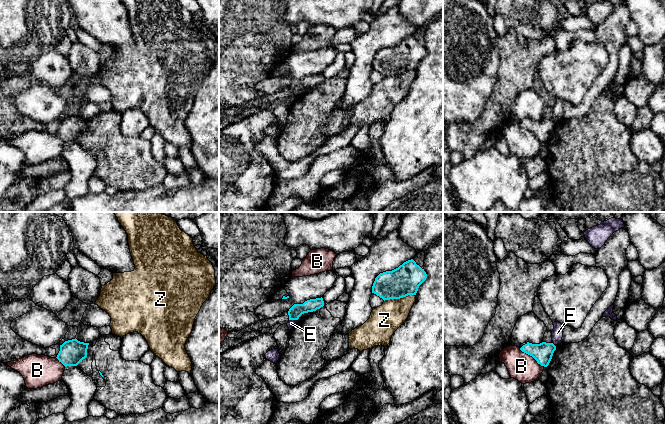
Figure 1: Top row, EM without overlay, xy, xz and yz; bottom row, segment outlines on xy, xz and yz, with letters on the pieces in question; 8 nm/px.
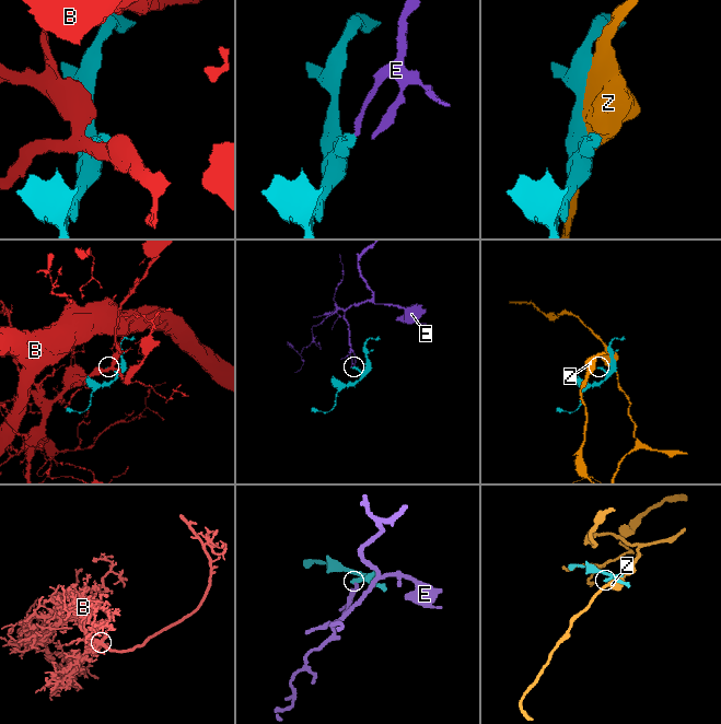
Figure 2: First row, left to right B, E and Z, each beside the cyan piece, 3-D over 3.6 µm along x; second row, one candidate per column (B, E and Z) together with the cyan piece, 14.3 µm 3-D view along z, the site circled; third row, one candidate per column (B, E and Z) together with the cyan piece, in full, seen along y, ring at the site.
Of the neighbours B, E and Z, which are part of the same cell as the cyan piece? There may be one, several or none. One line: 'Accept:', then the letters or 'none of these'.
Accept: none of these

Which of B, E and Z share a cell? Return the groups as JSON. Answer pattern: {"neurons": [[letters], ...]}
{"neurons": [["B"], ["E"], ["Z"]]}

